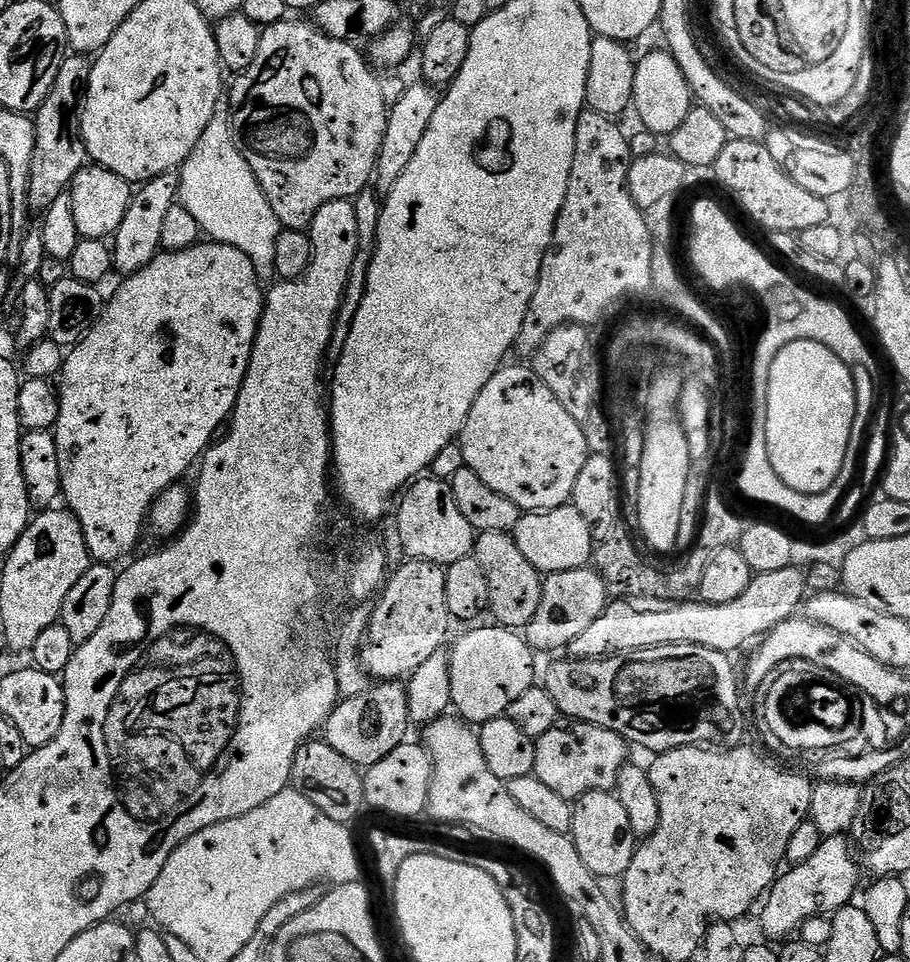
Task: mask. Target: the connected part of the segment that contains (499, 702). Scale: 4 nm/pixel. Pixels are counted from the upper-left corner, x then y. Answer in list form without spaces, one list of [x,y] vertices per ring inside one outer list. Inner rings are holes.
[[[499,626],[491,627],[492,628],[476,628],[473,632],[466,633],[453,648],[450,648],[450,655],[448,657],[448,661],[450,662],[450,694],[452,695],[452,708],[458,713],[459,719],[472,726],[479,726],[485,724],[487,720],[496,720],[499,716],[505,715],[510,706],[510,702],[514,702],[520,695],[526,694],[526,690],[530,690],[537,683],[535,660],[537,657],[534,655],[534,649],[528,645],[527,639],[525,639],[519,631],[510,628],[501,628]]]

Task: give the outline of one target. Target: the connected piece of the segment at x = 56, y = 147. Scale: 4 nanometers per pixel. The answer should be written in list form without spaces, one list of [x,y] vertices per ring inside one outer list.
[[[65,55],[62,66],[58,70],[58,78],[54,82],[50,94],[46,94],[42,106],[34,113],[36,141],[34,142],[33,161],[30,165],[28,202],[33,213],[43,214],[50,206],[54,206],[54,202],[58,202],[58,198],[71,189],[73,178],[85,168],[86,161],[89,159],[80,129],[80,111],[84,109],[84,96],[88,93],[91,73],[92,60],[87,55]]]

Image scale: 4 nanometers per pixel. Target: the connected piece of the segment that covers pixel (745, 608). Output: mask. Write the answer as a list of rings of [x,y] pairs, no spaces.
[[[796,566],[755,573],[750,586],[746,586],[741,596],[729,604],[668,602],[663,606],[639,608],[639,603],[616,598],[603,614],[594,618],[593,624],[583,634],[578,634],[578,638],[568,644],[566,652],[574,660],[605,660],[608,656],[626,656],[647,648],[693,644],[735,654],[751,640],[759,641],[782,622],[793,619],[799,608],[801,611],[805,600],[806,576]]]

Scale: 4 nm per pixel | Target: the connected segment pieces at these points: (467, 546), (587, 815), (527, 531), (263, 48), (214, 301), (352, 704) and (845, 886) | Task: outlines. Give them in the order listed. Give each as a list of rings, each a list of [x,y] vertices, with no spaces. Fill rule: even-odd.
[[[417,479],[399,497],[394,515],[398,520],[407,559],[447,566],[473,555],[478,533],[470,526],[470,522],[466,522],[462,510],[458,510],[458,502],[454,502],[454,490],[447,479]]]
[[[591,792],[575,801],[571,838],[578,854],[582,854],[582,862],[598,878],[623,877],[638,847],[638,837],[630,826],[626,809],[612,792]]]
[[[571,506],[555,508],[549,512],[525,512],[515,530],[518,550],[526,554],[526,562],[534,565],[542,574],[565,572],[589,567],[594,556],[594,541],[586,518]]]
[[[285,18],[267,25],[260,33],[258,58],[230,84],[232,137],[242,158],[250,162],[270,210],[285,229],[294,232],[311,229],[314,214],[326,202],[352,200],[373,183],[390,107],[373,65],[355,43],[330,38],[313,23],[303,24],[300,20]]]
[[[201,242],[190,250],[161,251],[145,268],[123,281],[124,285],[105,303],[104,313],[100,315],[98,322],[86,333],[83,340],[65,355],[63,371],[58,376],[60,417],[54,429],[58,446],[60,490],[67,511],[71,512],[82,526],[88,555],[93,561],[116,566],[119,565],[119,560],[127,561],[133,555],[131,552],[140,544],[140,535],[146,532],[146,521],[153,504],[166,489],[179,485],[183,481],[180,479],[191,468],[193,471],[194,465],[217,439],[216,431],[220,427],[221,431],[229,423],[236,408],[240,387],[246,378],[246,370],[250,366],[252,347],[264,313],[266,292],[263,287],[260,289],[260,276],[261,273],[252,265],[250,258],[242,254],[242,250],[234,250],[232,246],[225,244]]]
[[[381,681],[360,697],[345,698],[337,705],[325,724],[324,740],[346,760],[364,770],[405,743],[411,726],[407,687],[401,681]]]
[[[844,836],[821,839],[818,851],[809,860],[787,870],[789,872],[785,876],[783,873],[777,879],[763,901],[764,913],[760,916],[760,924],[769,936],[765,937],[772,942],[787,941],[796,934],[791,932],[798,931],[807,920],[812,920],[815,916],[827,917],[829,914],[835,914],[839,908],[849,907],[853,903],[852,895],[855,894],[856,887],[857,892],[861,887],[862,869]]]

